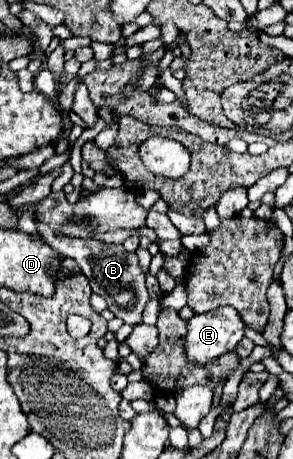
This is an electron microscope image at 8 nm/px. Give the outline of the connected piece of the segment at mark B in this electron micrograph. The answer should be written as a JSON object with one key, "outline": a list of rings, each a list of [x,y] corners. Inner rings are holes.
{"outline":[[[38,224],[38,234],[56,252],[76,260],[76,264],[88,278],[92,292],[106,300],[108,310],[116,318],[120,318],[124,324],[130,324],[132,328],[142,324],[142,312],[144,312],[150,296],[146,290],[146,272],[140,268],[138,256],[134,252],[124,250],[122,244],[104,244],[94,238],[68,238],[68,236],[52,230],[50,226],[40,226],[40,224]]]}

